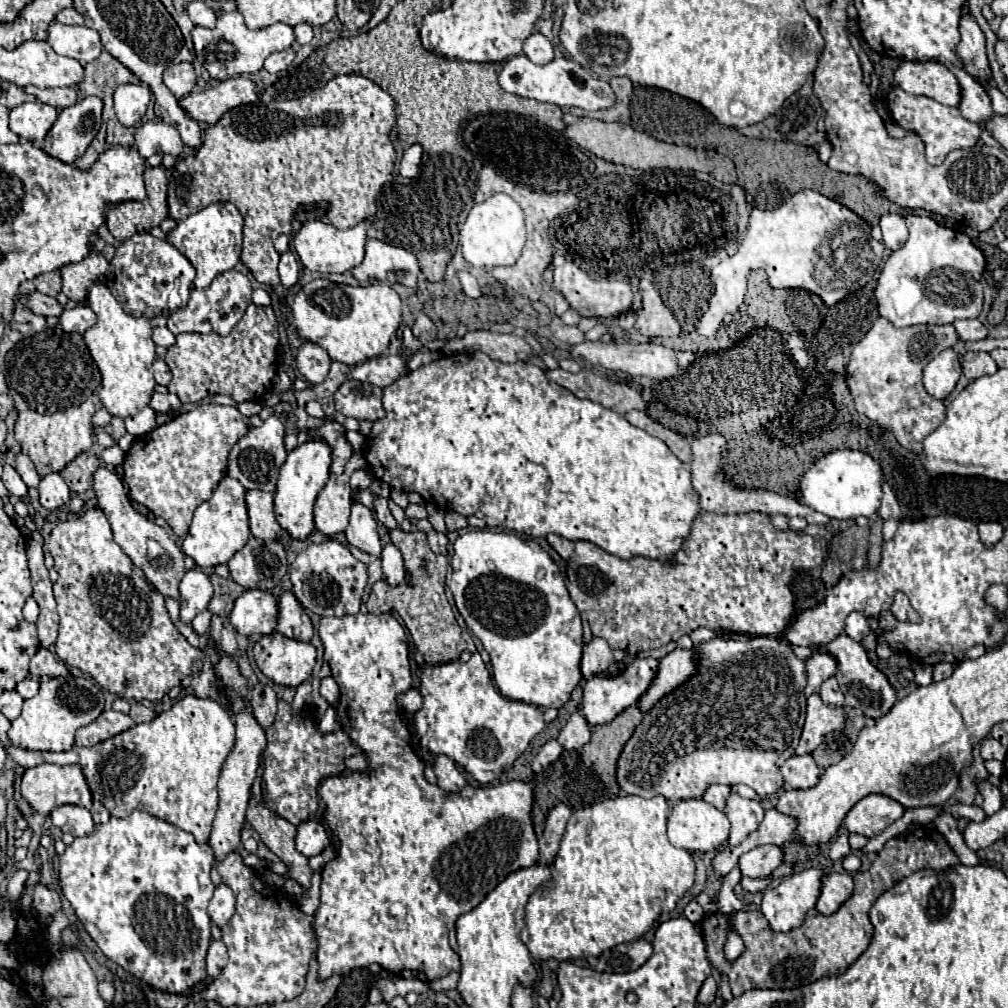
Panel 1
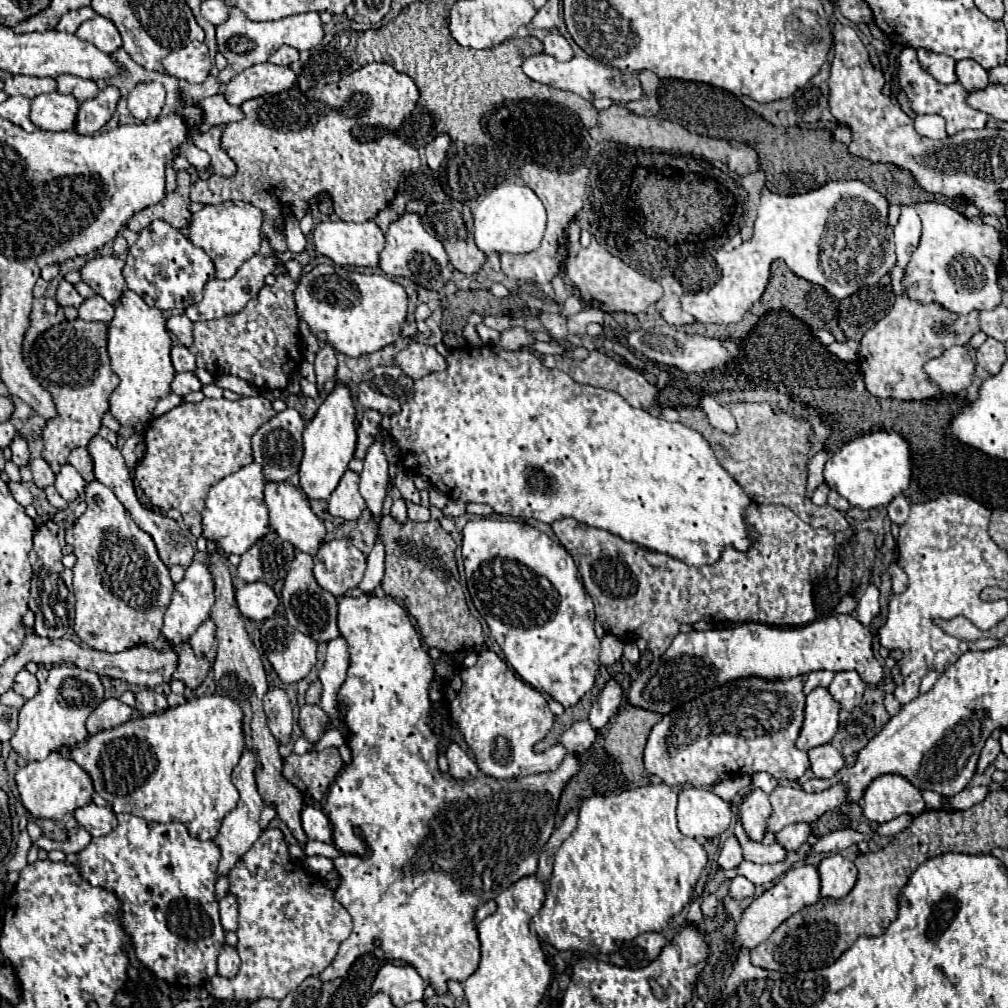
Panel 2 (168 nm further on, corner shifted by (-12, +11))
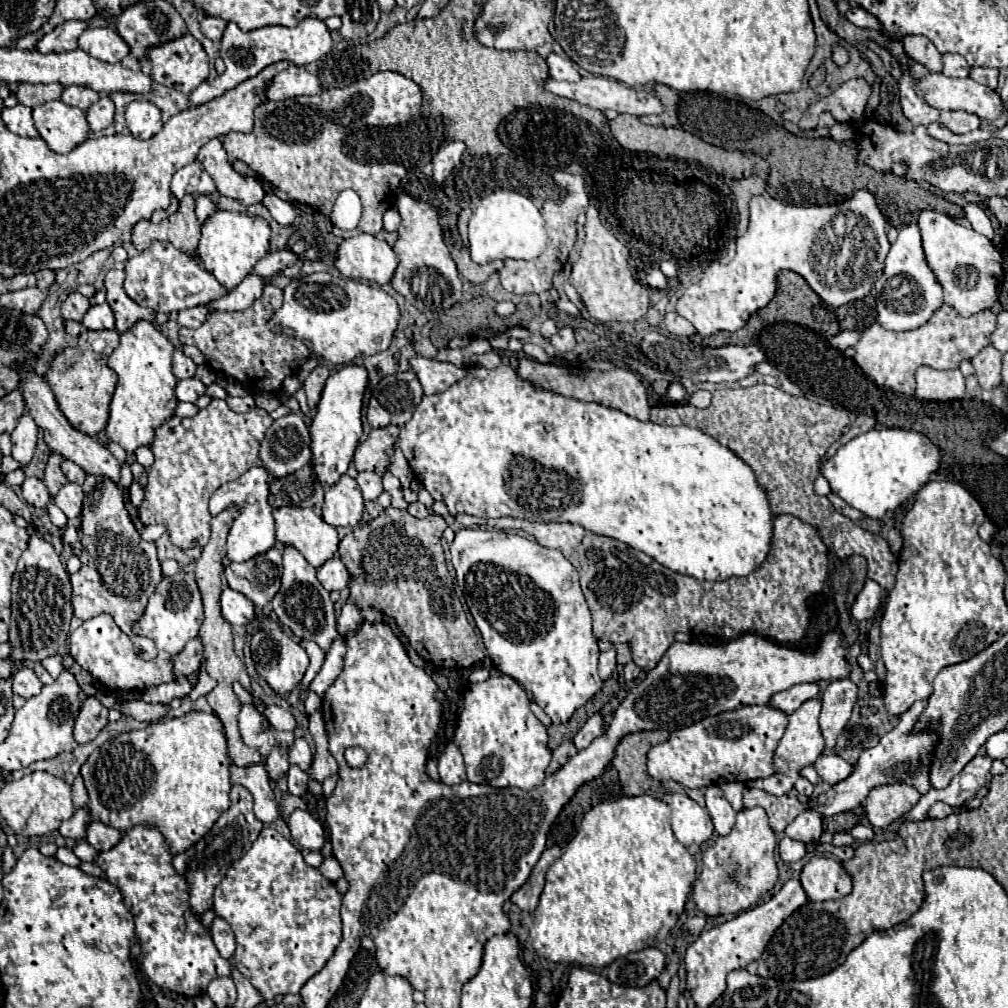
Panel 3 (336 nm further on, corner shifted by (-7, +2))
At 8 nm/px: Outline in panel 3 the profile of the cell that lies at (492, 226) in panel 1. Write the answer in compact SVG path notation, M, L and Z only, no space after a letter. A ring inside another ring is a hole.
M499 190L485 196L473 218L469 220L469 248L471 258L477 264L487 264L491 260L535 260L547 244L547 234L543 226L541 212L523 194L513 190Z

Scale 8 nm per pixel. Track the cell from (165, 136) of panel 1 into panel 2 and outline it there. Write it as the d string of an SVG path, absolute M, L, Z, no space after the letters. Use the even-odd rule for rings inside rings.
M186 143L180 147L180 155L186 155L186 159L190 161L192 167L196 167L196 171L204 173L210 167L210 155L202 149L198 149L194 143Z

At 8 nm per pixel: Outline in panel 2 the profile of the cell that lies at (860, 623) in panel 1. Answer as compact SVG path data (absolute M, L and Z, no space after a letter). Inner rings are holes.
M870 583L870 585L862 591L862 595L860 595L860 599L858 599L858 607L856 607L858 621L860 621L862 625L868 625L868 623L878 615L878 597L880 597L880 593L878 593L878 587L876 587L874 583Z

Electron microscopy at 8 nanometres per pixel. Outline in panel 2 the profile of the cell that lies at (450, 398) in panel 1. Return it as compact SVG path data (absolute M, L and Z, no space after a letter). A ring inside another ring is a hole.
M482 345L482 347L462 347L450 353L448 357L448 369L442 373L430 373L414 383L414 397L406 405L402 405L402 411L392 415L392 437L398 441L400 447L400 459L404 463L404 469L412 475L426 477L436 489L442 493L472 501L472 503L486 503L500 515L510 517L522 517L522 519L536 519L544 523L552 523L564 517L574 517L576 521L606 529L624 541L632 541L638 545L644 545L648 549L660 551L664 555L670 555L678 561L684 561L686 565L702 567L712 565L720 559L720 553L724 547L734 547L738 551L748 551L752 547L752 531L746 523L746 507L752 503L752 499L744 493L744 489L736 483L736 479L720 465L716 459L710 443L694 429L686 427L684 423L668 423L660 417L650 415L646 409L634 409L628 405L618 393L606 391L592 385L580 385L570 375L566 375L560 369L548 369L544 367L542 359L528 349L518 351L504 351L496 345Z

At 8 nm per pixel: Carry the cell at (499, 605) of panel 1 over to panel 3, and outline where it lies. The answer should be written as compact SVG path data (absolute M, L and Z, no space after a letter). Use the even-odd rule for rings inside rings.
M463 528L455 534L451 544L451 564L493 666L517 680L519 686L531 694L533 702L545 710L553 724L567 722L571 714L603 686L597 672L599 648L597 638L591 634L591 612L573 564L559 550L549 550L535 540L485 528Z

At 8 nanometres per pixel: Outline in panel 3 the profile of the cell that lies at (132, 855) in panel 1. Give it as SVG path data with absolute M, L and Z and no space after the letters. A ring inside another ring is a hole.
M133 826L123 832L117 846L113 846L111 850L99 852L99 858L95 860L95 864L105 872L107 882L111 882L121 890L123 902L135 918L135 934L143 954L143 962L141 962L143 972L157 986L195 998L207 992L207 986L213 978L231 976L231 962L221 958L209 930L201 924L201 918L193 914L189 906L189 880L181 878L181 874L173 870L171 860L173 860L173 852L169 850L169 844L159 830L147 828L147 826Z

